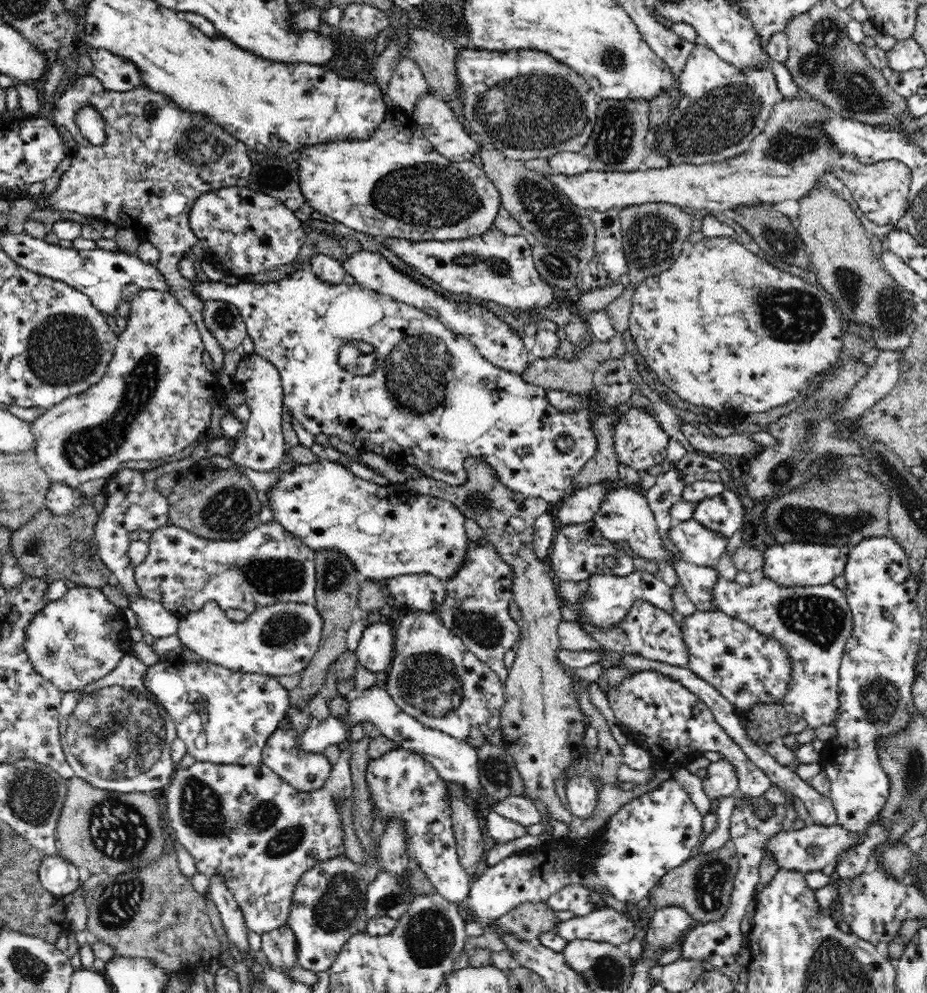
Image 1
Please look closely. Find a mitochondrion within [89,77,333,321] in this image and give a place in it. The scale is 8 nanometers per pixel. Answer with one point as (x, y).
(197, 147)

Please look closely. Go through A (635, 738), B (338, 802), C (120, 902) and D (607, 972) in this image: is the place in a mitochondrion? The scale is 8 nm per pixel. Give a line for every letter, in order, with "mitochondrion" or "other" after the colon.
A: other
B: other
C: mitochondrion
D: mitochondrion

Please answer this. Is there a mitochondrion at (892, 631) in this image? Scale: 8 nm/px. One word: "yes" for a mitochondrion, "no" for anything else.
no

